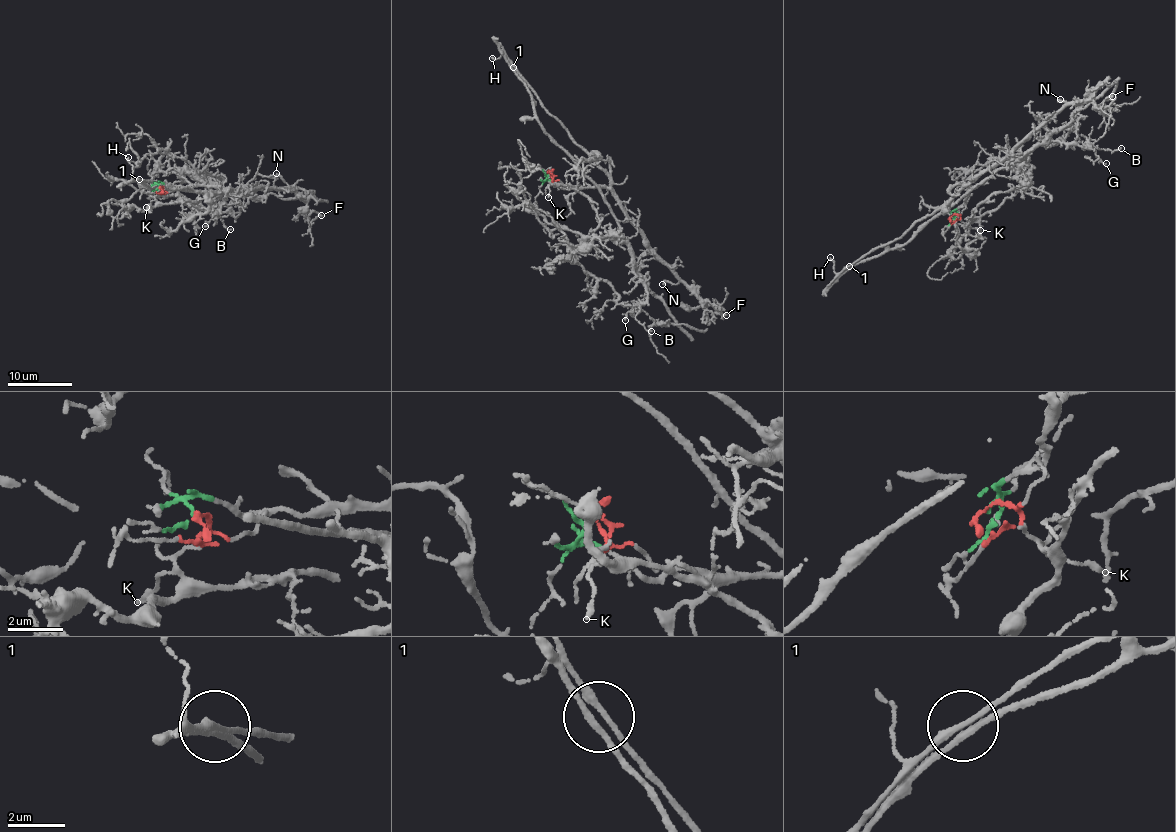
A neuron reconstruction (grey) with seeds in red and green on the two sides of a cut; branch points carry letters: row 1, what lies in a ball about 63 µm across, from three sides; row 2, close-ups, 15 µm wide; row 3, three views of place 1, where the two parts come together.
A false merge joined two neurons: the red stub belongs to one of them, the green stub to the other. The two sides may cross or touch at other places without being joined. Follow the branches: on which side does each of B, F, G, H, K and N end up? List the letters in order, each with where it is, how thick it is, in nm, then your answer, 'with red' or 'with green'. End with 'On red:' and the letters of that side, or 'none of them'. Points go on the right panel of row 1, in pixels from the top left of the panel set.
B: place (1121, 148); calibre 110 nm; with red
F: place (1112, 96); calibre 190 nm; with green
G: place (1106, 163); calibre 120 nm; with red
H: place (830, 257); calibre 150 nm; with green
K: place (980, 230); calibre 190 nm; with red
N: place (1060, 99); calibre 190 nm; with green
On red: B, G, K

